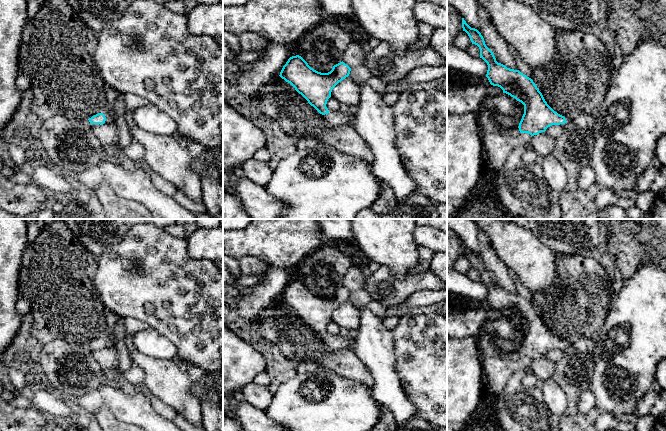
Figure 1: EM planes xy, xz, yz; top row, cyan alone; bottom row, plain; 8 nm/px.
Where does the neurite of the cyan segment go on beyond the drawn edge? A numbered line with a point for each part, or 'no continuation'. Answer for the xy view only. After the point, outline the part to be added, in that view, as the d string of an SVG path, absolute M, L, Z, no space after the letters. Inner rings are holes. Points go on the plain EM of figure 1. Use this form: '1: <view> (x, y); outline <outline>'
1: xy (111, 341); outline M104 335L102 336L105 341L106 341L106 345L104 348L106 347L110 347L110 346L115 346L116 345L116 338L114 336L112 336L111 338L109 338L108 336Z

